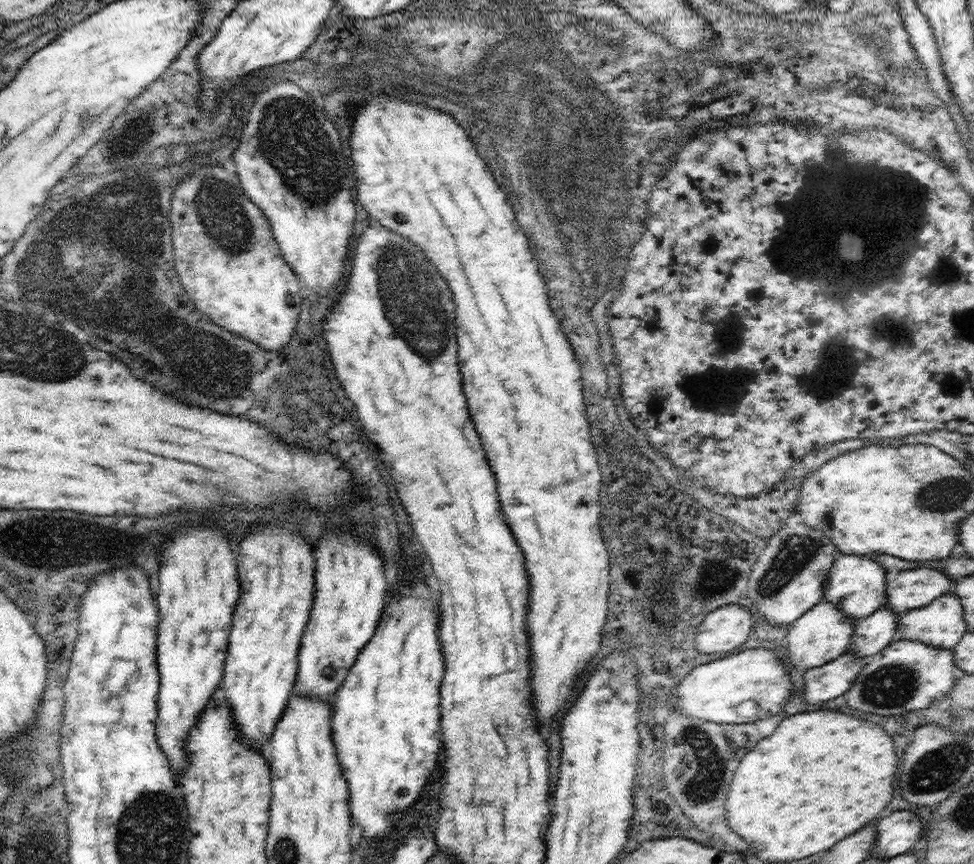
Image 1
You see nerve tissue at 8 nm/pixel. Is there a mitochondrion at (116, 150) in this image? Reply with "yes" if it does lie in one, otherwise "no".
yes

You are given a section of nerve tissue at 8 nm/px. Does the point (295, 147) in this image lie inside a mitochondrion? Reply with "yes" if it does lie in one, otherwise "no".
yes

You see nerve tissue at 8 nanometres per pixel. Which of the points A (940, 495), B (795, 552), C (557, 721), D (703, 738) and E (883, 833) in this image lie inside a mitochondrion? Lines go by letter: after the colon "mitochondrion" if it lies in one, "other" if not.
A: mitochondrion
B: mitochondrion
C: other
D: mitochondrion
E: other

